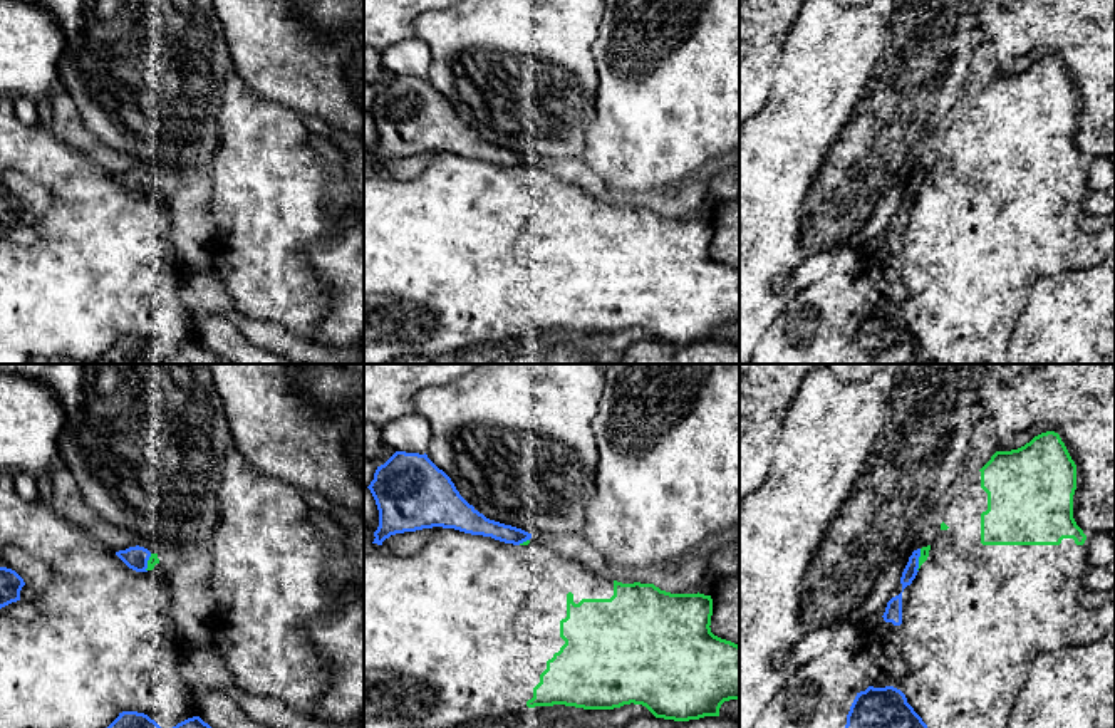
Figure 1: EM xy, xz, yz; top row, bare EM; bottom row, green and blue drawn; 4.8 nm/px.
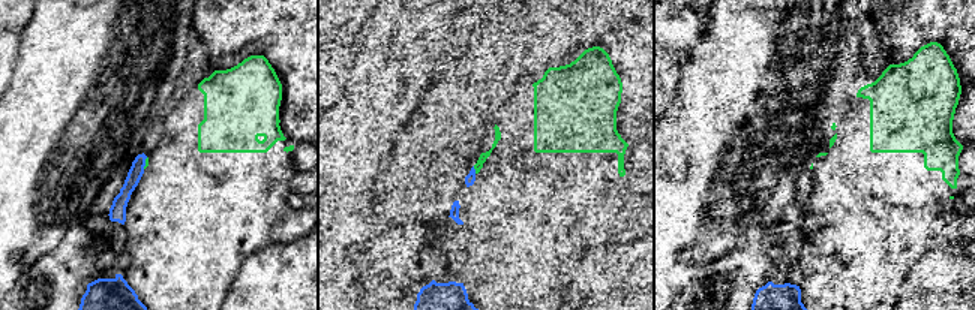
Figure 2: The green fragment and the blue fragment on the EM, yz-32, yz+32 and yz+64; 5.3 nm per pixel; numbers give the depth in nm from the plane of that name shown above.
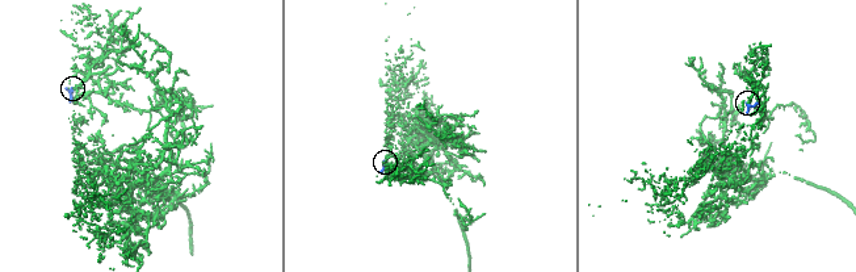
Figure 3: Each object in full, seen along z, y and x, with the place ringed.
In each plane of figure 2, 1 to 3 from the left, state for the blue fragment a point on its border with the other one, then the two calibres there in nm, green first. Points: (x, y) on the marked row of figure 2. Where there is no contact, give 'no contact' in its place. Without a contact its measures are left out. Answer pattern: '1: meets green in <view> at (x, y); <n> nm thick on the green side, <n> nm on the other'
1: meets green in yz-32 at (146, 163); 20 nm thick on the green side, 80 nm on the other
2: meets green in yz+32 at (474, 168); 50 nm thick on the green side, 60 nm on the other
3: no contact

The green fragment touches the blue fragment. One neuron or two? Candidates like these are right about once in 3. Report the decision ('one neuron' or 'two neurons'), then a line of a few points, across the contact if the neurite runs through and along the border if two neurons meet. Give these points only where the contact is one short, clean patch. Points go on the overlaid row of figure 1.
two neurons

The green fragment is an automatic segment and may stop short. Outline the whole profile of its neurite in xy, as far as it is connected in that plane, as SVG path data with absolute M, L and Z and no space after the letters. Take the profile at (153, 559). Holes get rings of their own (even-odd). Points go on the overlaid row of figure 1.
M0 471L0 567L7 547L15 547L45 562L52 569L52 580L34 597L37 616L32 621L13 619L0 611L0 728L107 728L122 711L144 713L161 728L173 728L188 718L200 716L191 699L191 688L179 678L184 642L171 621L171 592L164 575L168 557L151 554L144 572L129 569L116 555L116 550L96 540L84 527L70 523L37 500L25 502L20 498L13 486L13 473Z

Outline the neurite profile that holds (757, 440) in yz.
M775 416L751 421L739 433L739 502L765 483L778 433Z

